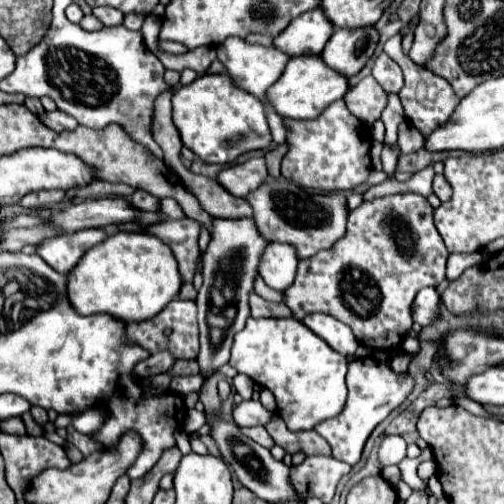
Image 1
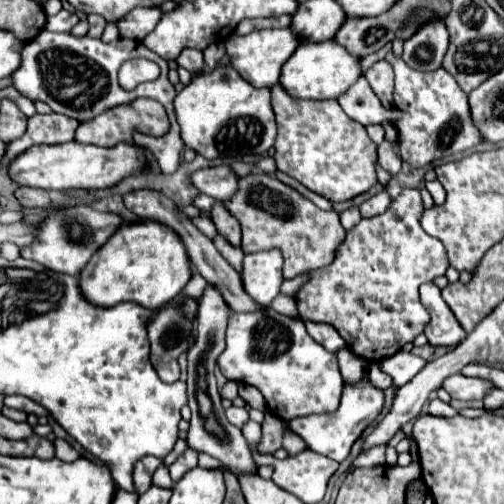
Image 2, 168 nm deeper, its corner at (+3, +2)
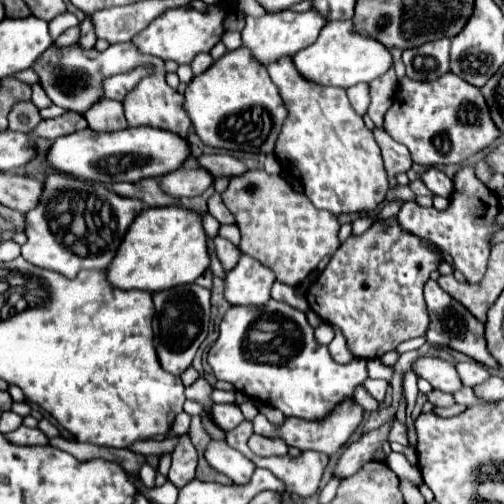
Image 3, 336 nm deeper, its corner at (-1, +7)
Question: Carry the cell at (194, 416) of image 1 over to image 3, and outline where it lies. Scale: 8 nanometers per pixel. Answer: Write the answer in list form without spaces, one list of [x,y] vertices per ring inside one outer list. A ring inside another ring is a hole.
[[[180,412],[180,414],[176,416],[174,424],[172,424],[172,430],[174,430],[176,434],[186,434],[188,428],[190,428],[190,416],[188,416],[186,412]]]

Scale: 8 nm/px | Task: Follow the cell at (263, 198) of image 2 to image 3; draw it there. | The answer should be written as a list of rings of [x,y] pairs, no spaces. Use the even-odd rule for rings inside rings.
[[[248,170],[244,176],[230,180],[222,200],[240,228],[242,254],[274,268],[278,282],[300,284],[324,256],[332,256],[340,248],[338,218],[328,210],[318,210],[282,176],[268,176],[264,170]]]

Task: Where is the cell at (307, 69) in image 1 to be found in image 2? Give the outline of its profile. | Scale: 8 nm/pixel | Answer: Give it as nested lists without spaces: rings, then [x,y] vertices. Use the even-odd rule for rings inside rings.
[[[330,39],[320,43],[304,41],[282,67],[280,83],[296,99],[336,99],[360,77],[362,77],[360,59],[352,57],[342,45]]]

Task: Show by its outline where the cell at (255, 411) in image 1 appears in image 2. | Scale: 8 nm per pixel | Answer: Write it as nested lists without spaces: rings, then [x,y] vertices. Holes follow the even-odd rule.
[[[230,407],[230,409],[226,409],[226,419],[234,425],[234,427],[242,427],[246,421],[248,421],[248,413],[246,413],[246,409],[240,409],[240,407]]]

